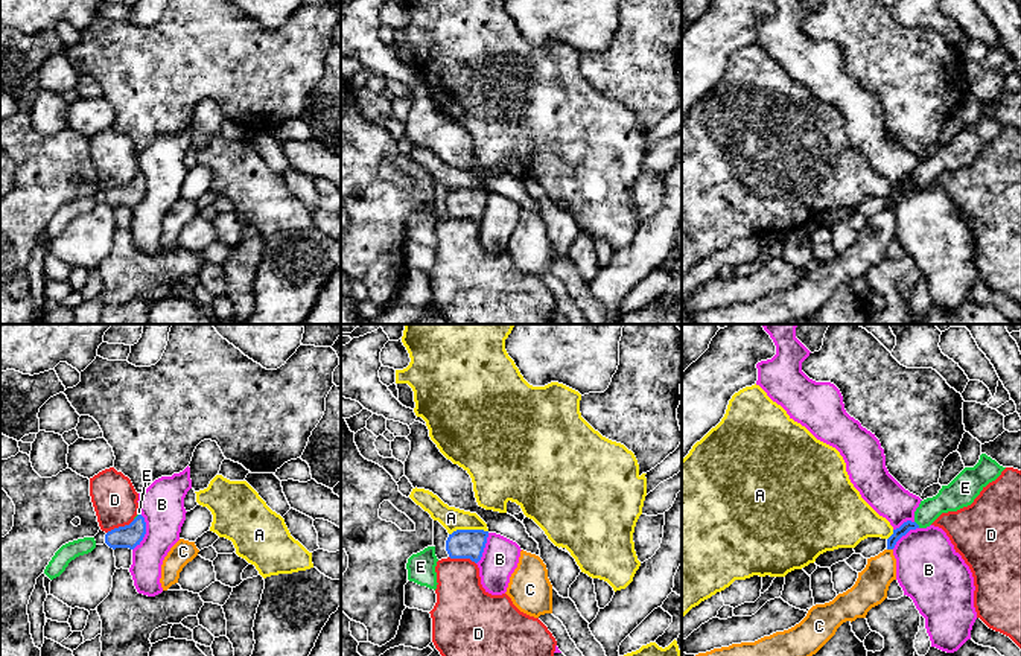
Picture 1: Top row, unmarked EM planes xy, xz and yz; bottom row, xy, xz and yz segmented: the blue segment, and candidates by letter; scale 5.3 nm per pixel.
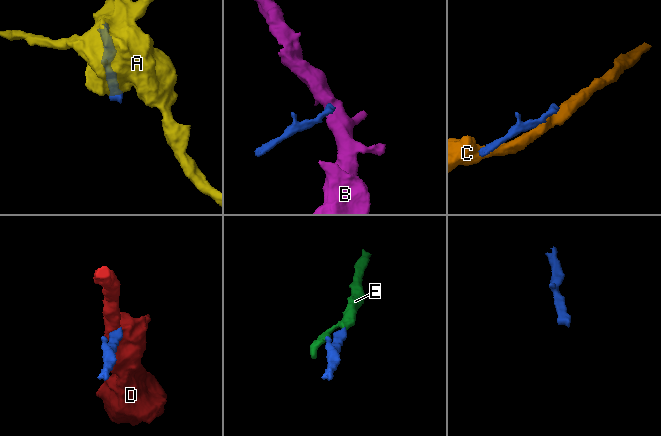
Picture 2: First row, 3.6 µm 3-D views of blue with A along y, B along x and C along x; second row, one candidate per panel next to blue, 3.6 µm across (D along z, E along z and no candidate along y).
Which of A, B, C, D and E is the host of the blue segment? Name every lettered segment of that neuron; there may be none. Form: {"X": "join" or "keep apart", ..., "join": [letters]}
{"A": "keep apart", "B": "keep apart", "C": "keep apart", "D": "keep apart", "E": "join", "join": ["E"]}

